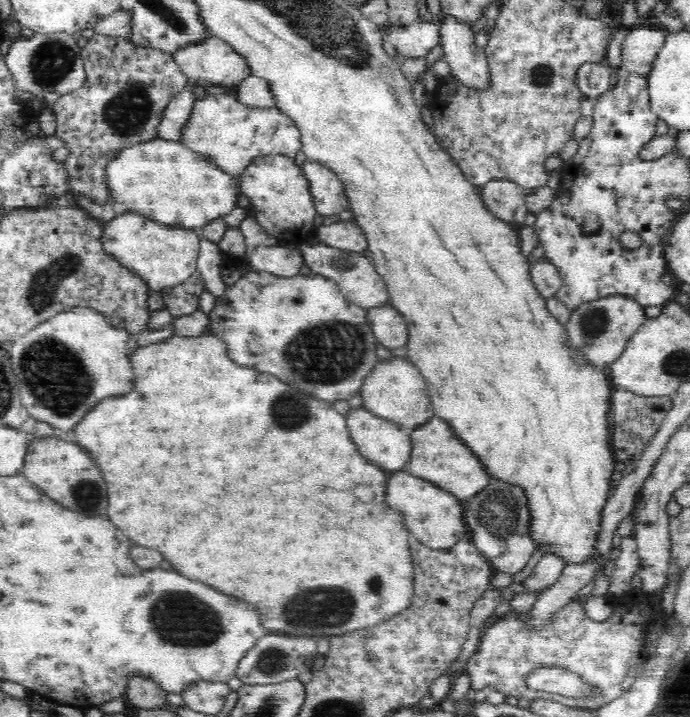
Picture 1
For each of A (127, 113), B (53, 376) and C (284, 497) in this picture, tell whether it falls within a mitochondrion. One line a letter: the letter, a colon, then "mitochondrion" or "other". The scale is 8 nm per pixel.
A: mitochondrion
B: mitochondrion
C: other

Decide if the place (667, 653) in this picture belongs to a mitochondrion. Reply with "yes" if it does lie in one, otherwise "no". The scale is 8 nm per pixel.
no

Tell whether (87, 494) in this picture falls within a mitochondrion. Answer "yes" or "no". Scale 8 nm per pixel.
yes

